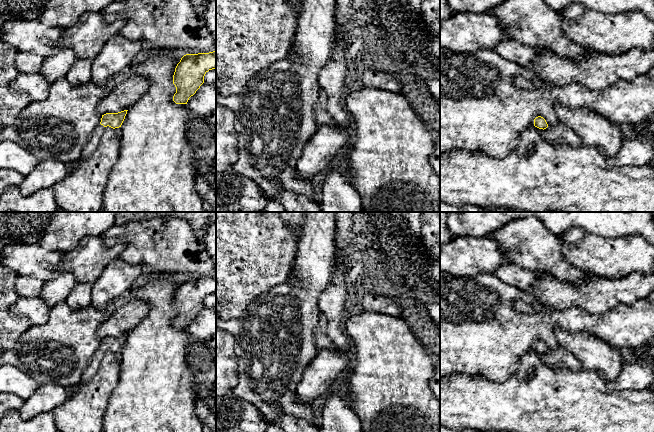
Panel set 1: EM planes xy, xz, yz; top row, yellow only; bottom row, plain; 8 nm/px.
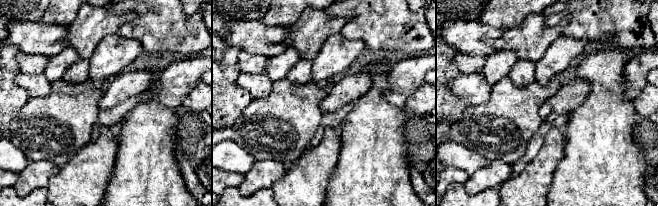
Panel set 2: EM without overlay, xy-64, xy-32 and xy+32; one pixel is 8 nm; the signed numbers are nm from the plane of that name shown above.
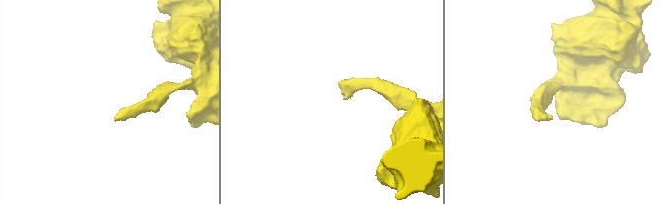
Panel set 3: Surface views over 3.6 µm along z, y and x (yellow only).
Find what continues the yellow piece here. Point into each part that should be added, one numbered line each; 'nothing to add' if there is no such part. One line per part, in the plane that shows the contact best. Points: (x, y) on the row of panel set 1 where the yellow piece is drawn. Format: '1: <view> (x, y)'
1: yz (562, 134)

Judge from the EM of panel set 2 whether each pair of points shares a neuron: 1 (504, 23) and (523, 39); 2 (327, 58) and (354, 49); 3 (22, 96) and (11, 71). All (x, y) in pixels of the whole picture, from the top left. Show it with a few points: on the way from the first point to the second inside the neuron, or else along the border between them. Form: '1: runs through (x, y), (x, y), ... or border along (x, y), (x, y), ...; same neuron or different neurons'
1: border along (530, 14), (517, 25), (503, 31); different neurons
2: runs through (334, 57), (339, 52), (347, 51); same neuron
3: runs through (16, 90), (11, 85), (11, 77); same neuron

